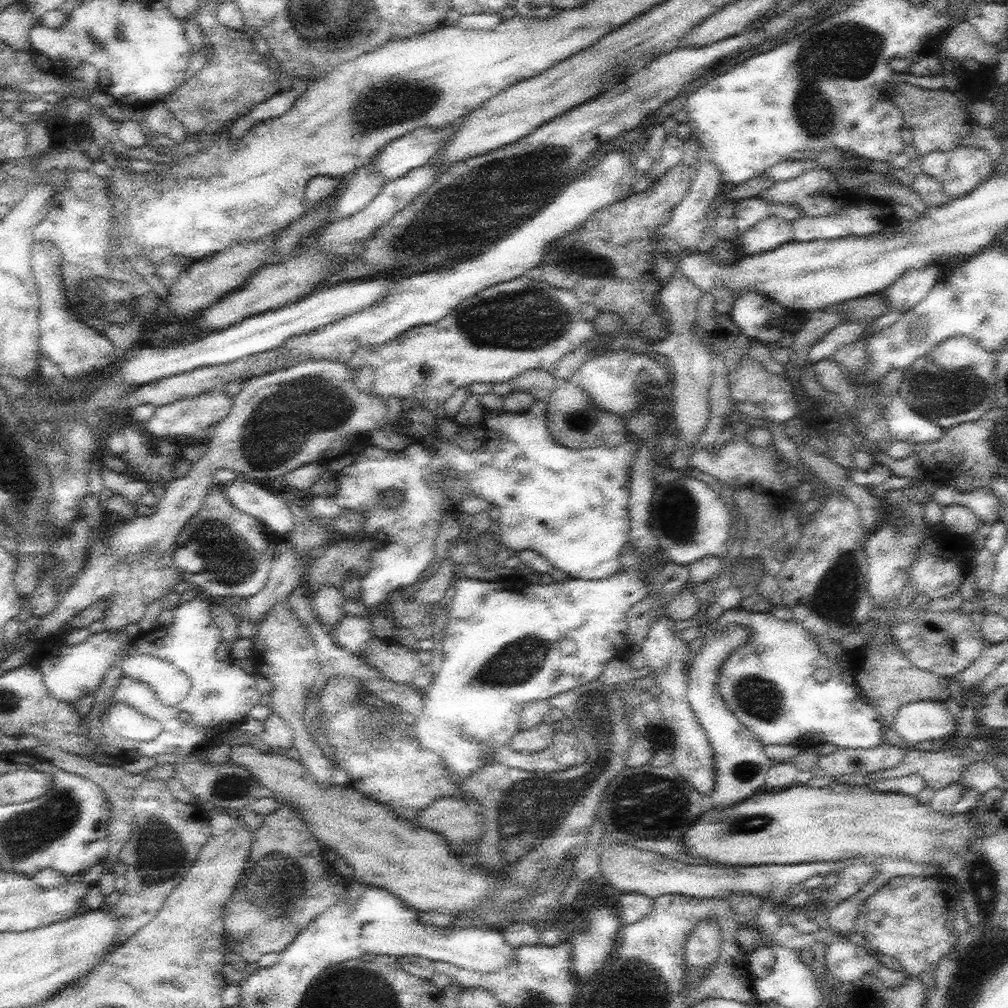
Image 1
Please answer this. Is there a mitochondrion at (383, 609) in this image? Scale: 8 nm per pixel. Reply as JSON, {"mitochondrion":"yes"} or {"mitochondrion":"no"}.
{"mitochondrion":"no"}

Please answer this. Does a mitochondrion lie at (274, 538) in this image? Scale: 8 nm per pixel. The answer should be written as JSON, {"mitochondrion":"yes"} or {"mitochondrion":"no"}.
{"mitochondrion":"no"}

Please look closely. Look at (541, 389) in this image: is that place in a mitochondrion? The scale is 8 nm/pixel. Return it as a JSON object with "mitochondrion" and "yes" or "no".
{"mitochondrion":"no"}

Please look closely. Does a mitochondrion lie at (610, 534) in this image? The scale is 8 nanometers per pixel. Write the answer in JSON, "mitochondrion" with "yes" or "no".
{"mitochondrion":"no"}

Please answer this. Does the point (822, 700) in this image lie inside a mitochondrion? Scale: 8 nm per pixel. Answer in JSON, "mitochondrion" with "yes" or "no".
{"mitochondrion":"no"}

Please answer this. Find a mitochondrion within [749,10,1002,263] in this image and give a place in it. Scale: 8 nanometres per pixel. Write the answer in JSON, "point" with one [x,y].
{"point":[856,52]}

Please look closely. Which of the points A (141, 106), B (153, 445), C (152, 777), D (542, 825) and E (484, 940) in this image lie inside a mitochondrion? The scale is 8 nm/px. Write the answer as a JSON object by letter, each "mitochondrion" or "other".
{"A":"other","B":"other","C":"other","D":"mitochondrion","E":"other"}

